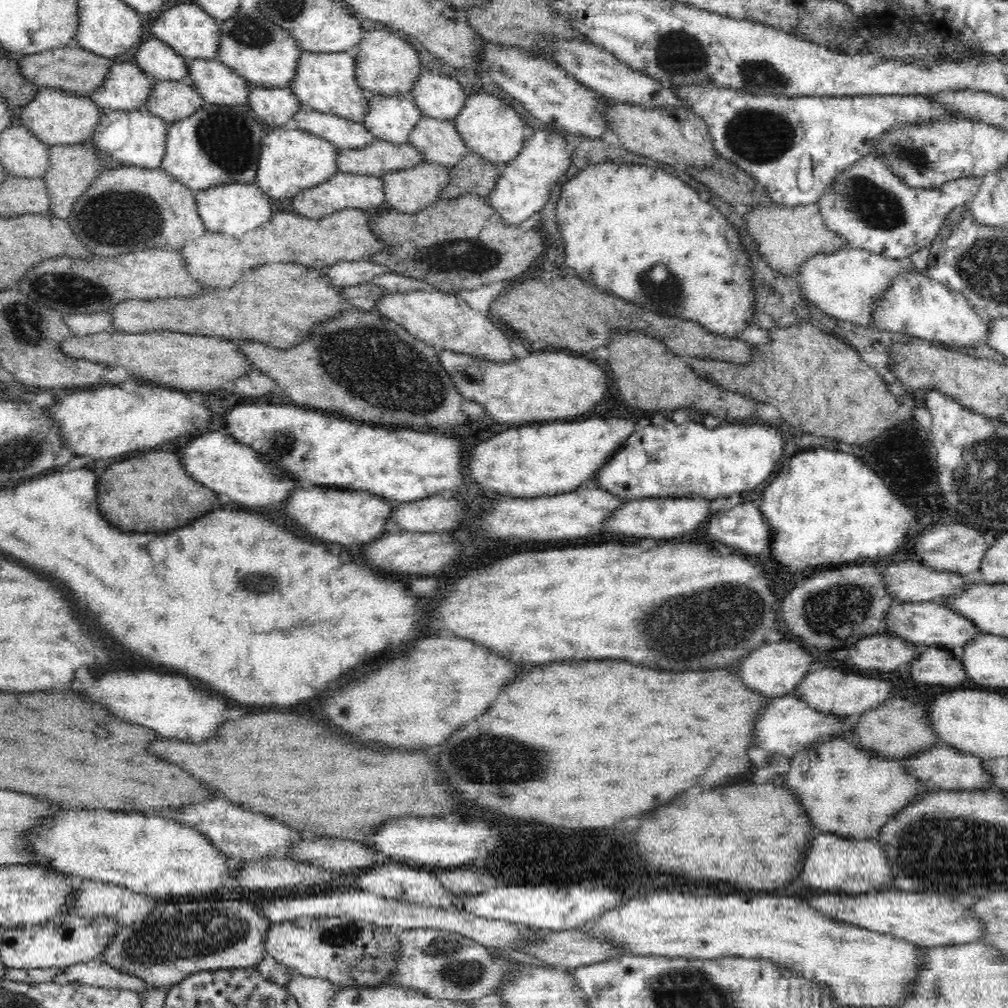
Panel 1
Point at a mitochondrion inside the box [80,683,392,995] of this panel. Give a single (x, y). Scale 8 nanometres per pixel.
(206, 932)

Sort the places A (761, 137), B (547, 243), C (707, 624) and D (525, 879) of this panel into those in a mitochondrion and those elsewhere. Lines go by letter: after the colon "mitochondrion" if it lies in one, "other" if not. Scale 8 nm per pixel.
A: mitochondrion
B: other
C: mitochondrion
D: other

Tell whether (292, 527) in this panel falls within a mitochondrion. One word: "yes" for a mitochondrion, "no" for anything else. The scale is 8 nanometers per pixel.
no

